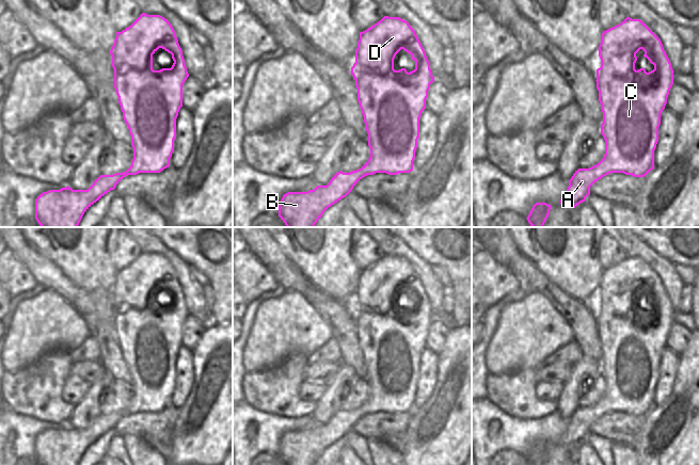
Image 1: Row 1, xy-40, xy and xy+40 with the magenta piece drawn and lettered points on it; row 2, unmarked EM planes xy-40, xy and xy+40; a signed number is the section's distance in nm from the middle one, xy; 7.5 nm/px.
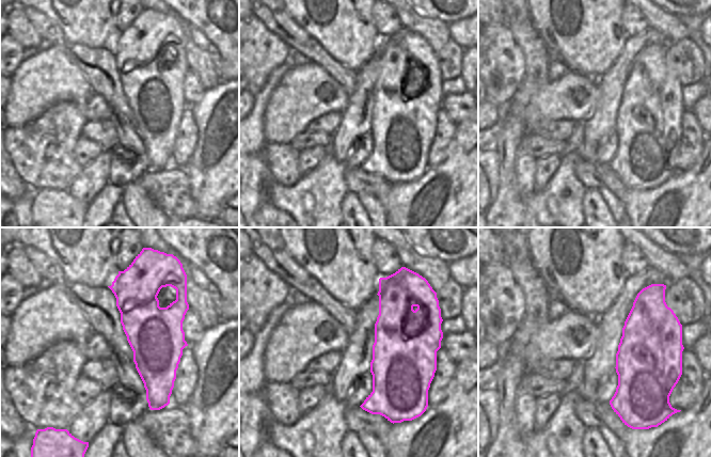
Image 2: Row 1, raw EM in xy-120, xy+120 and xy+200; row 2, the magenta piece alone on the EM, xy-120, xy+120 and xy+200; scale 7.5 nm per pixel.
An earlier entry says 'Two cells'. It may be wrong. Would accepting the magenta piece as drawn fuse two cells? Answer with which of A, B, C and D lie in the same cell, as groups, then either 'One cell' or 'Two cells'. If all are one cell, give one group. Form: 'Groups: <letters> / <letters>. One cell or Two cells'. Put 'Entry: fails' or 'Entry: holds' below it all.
Groups: A B C D. One cell
Entry: fails

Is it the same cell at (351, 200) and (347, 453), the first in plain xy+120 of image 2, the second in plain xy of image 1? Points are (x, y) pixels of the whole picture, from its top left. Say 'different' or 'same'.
same

